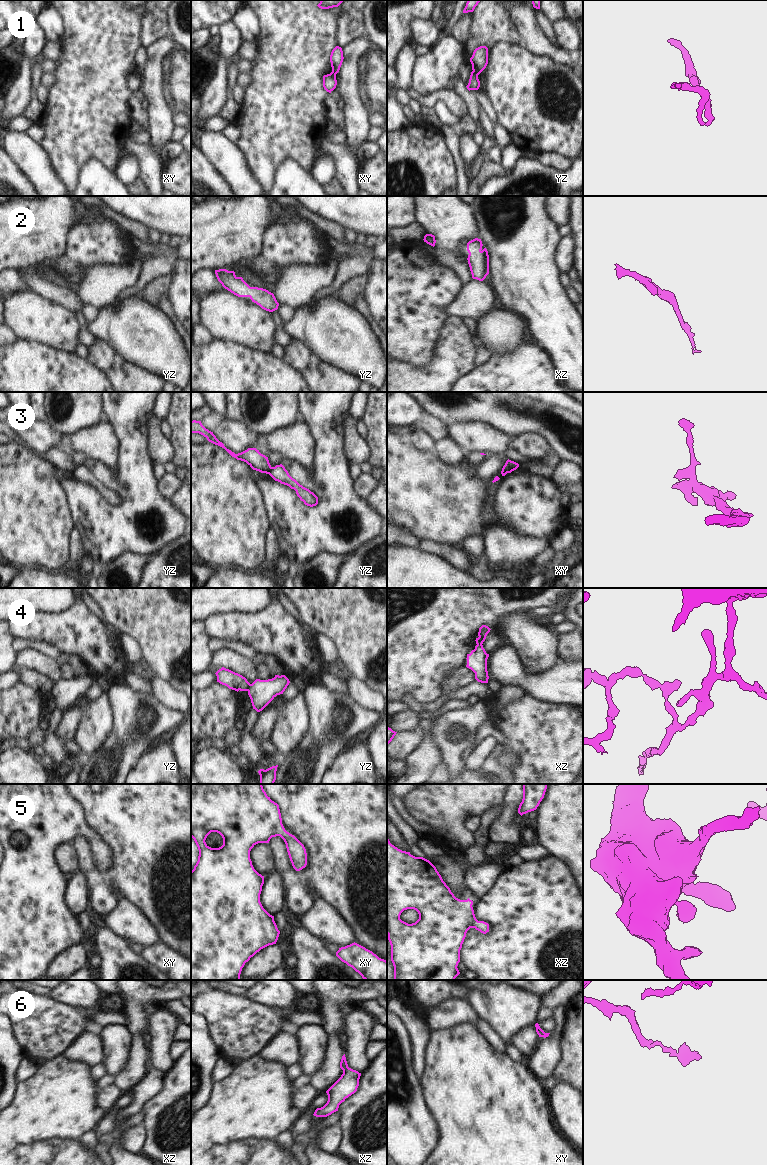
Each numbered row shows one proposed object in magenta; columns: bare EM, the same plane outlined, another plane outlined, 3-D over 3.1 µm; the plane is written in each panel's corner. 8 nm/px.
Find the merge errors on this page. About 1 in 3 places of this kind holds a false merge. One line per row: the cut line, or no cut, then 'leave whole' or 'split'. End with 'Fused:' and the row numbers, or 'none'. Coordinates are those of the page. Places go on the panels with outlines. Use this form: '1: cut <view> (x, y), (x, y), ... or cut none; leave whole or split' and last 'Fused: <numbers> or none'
1: cut yz (473, 70), (477, 75); split
2: cut none; leave whole
3: cut yz (273, 467), (268, 473); split
4: cut yz (250, 684), (246, 690); split
5: cut none; leave whole
6: cut none; leave whole
Fused: 1, 3, 4

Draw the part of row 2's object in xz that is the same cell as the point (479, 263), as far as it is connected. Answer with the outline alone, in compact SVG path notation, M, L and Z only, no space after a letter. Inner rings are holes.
M475 238L467 243L468 264L473 279L483 281L489 274L489 255L486 248L482 248L481 239Z

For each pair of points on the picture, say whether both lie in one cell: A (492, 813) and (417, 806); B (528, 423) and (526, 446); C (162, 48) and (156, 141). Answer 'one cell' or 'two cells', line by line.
A: two cells
B: two cells
C: one cell

